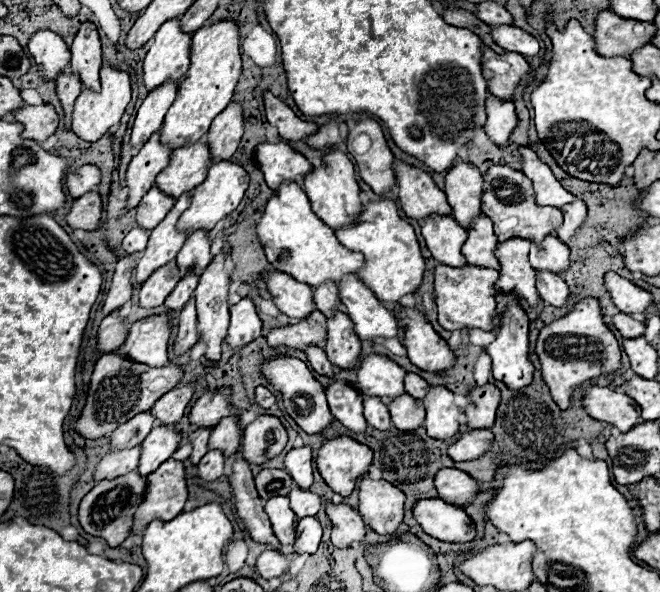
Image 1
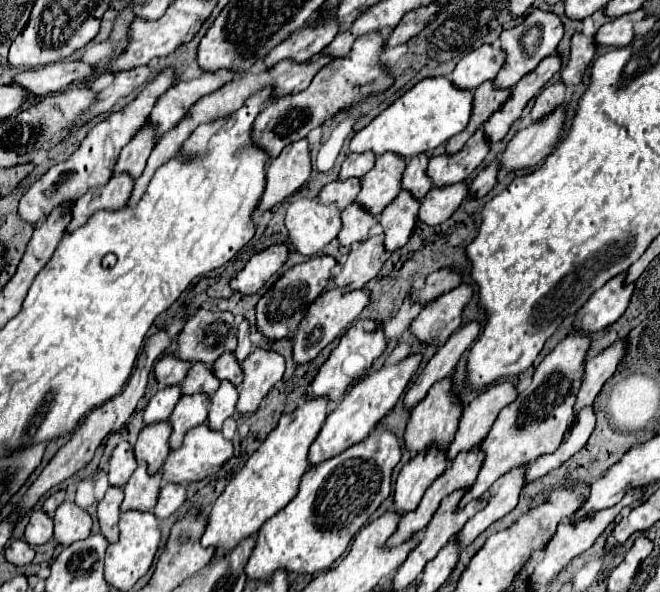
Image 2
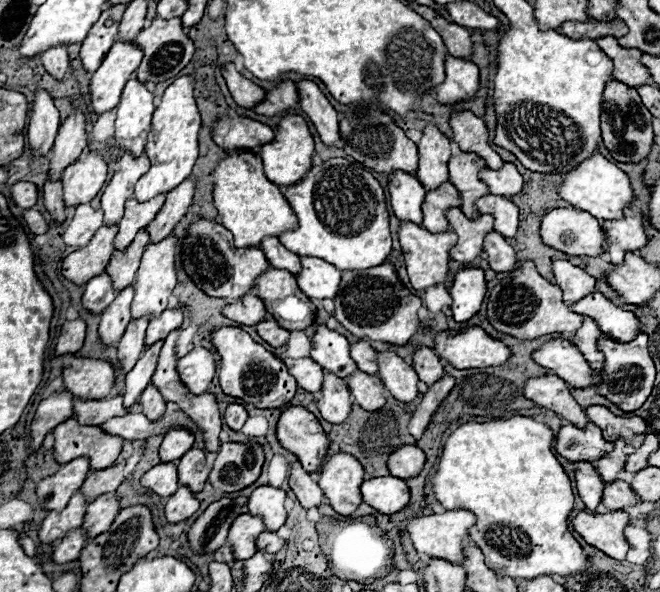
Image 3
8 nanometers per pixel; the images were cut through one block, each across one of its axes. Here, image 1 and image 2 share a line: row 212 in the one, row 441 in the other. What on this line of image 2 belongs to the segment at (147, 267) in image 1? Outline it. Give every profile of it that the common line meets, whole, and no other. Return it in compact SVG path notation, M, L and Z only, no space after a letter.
M192 394L182 396L172 410L168 424L172 426L172 434L168 440L168 446L176 450L184 438L184 434L196 426L200 426L206 420L208 414L208 396L206 394Z

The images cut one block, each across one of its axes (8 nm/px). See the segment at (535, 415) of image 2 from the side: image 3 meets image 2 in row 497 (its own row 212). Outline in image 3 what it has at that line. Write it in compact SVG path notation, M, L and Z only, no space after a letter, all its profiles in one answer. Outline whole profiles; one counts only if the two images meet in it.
M464 152L462 156L452 158L448 162L448 168L450 168L450 182L456 186L456 190L462 196L462 212L468 218L476 220L480 216L476 208L476 200L490 194L488 184L480 180L480 172L488 168L484 158Z

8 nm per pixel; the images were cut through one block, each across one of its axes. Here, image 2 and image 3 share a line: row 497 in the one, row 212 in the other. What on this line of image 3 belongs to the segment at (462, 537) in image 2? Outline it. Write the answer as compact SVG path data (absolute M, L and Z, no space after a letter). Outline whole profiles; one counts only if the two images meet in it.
M490 194L486 198L480 198L476 204L482 214L492 214L496 218L496 232L500 232L504 238L516 236L520 224L518 208L508 198Z

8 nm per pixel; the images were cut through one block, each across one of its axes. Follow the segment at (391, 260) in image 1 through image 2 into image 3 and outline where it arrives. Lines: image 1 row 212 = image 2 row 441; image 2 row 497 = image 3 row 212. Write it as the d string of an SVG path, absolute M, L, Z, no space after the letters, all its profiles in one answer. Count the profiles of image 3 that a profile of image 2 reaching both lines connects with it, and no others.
M344 158L312 166L308 176L294 186L280 186L298 216L298 228L284 232L280 242L298 256L322 258L338 270L366 270L386 262L392 252L390 218L382 184L362 166Z

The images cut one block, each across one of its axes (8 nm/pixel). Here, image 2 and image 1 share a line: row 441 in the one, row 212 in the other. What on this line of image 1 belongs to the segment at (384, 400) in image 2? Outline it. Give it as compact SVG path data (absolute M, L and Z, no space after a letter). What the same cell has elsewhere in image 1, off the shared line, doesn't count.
M340 150L326 152L324 156L324 168L316 168L304 178L304 190L310 198L312 210L316 216L328 224L330 228L344 228L350 226L360 214L362 214L362 200L360 200L360 186L356 182L356 170L354 164L348 160L348 156Z

